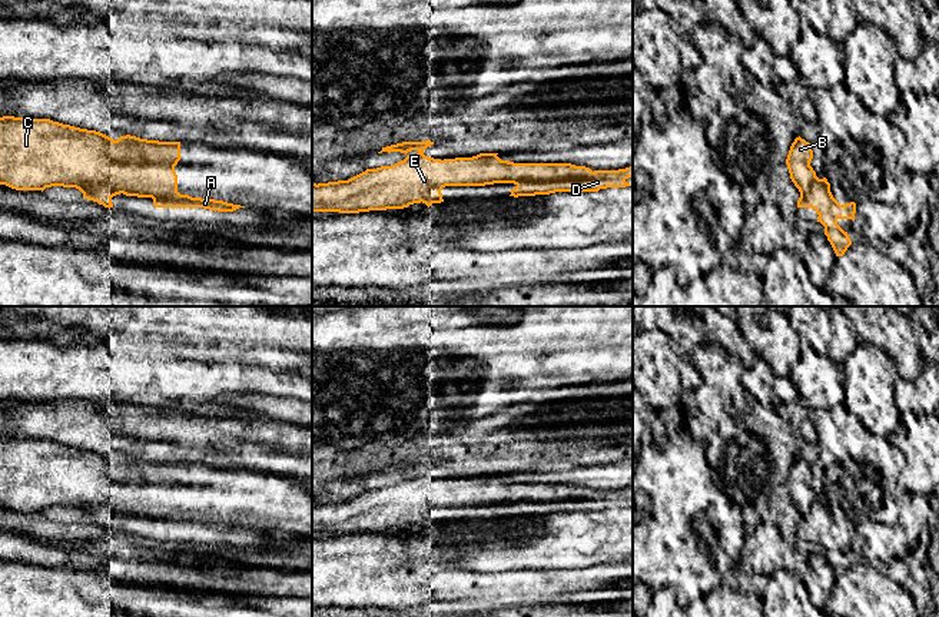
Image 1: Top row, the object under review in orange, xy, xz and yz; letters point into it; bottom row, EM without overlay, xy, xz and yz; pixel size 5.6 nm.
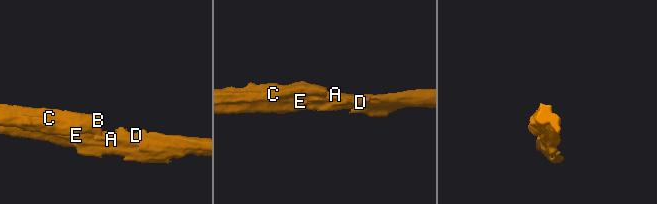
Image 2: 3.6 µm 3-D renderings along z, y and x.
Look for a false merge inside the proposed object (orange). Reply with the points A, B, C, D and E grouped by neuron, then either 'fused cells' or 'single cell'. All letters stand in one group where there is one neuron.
A D E / B C; fused cells

